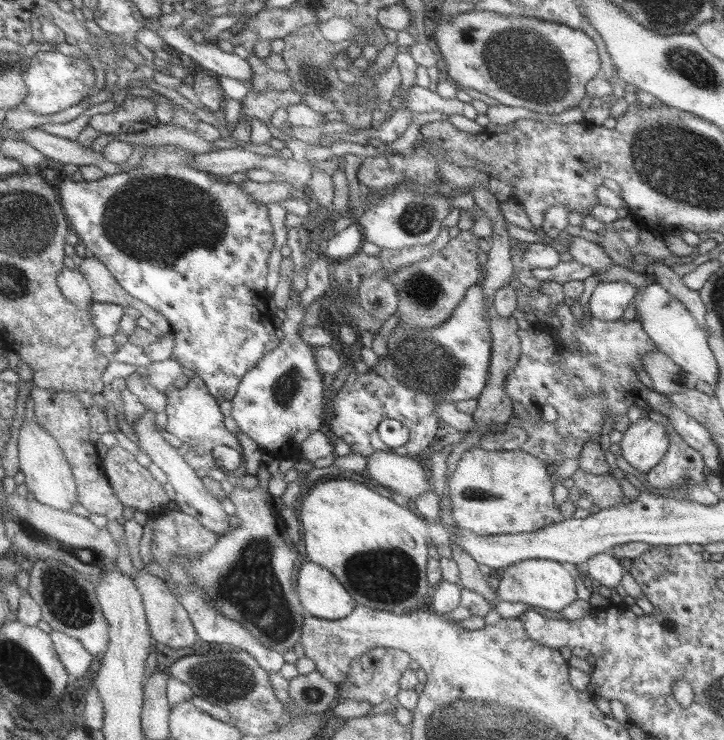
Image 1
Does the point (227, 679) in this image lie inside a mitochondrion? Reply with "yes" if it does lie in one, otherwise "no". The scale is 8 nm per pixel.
yes

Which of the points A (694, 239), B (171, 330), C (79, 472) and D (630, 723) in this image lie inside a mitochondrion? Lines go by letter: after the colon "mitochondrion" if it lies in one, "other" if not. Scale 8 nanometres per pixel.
A: other
B: other
C: other
D: other

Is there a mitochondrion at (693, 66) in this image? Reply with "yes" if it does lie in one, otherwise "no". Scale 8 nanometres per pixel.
yes

